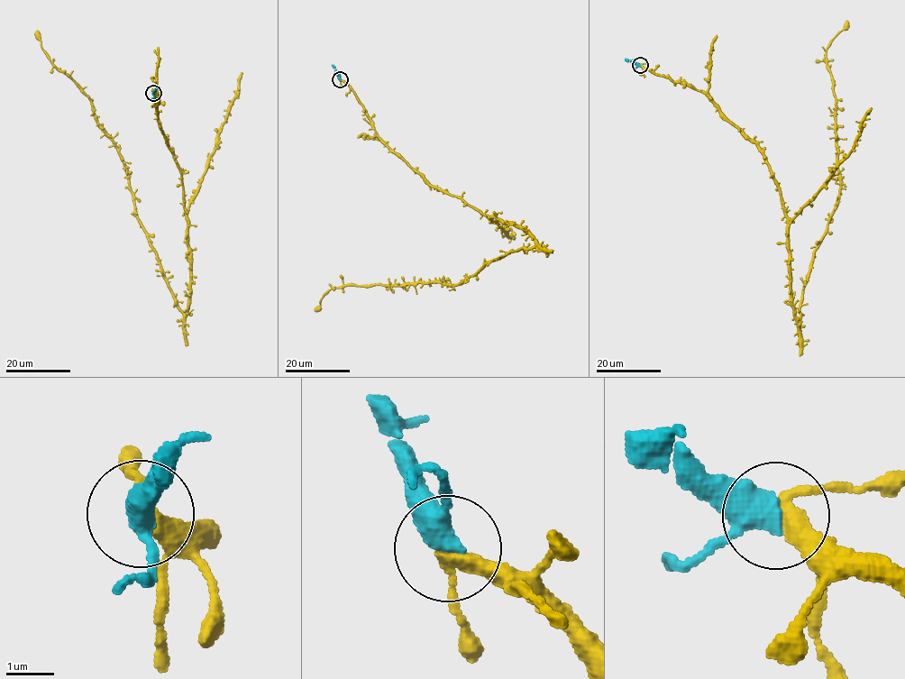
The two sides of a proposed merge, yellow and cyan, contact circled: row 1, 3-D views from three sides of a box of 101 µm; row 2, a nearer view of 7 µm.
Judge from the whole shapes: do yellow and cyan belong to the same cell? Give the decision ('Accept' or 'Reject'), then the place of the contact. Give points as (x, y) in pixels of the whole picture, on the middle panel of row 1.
Accept. Place: (340, 79)

